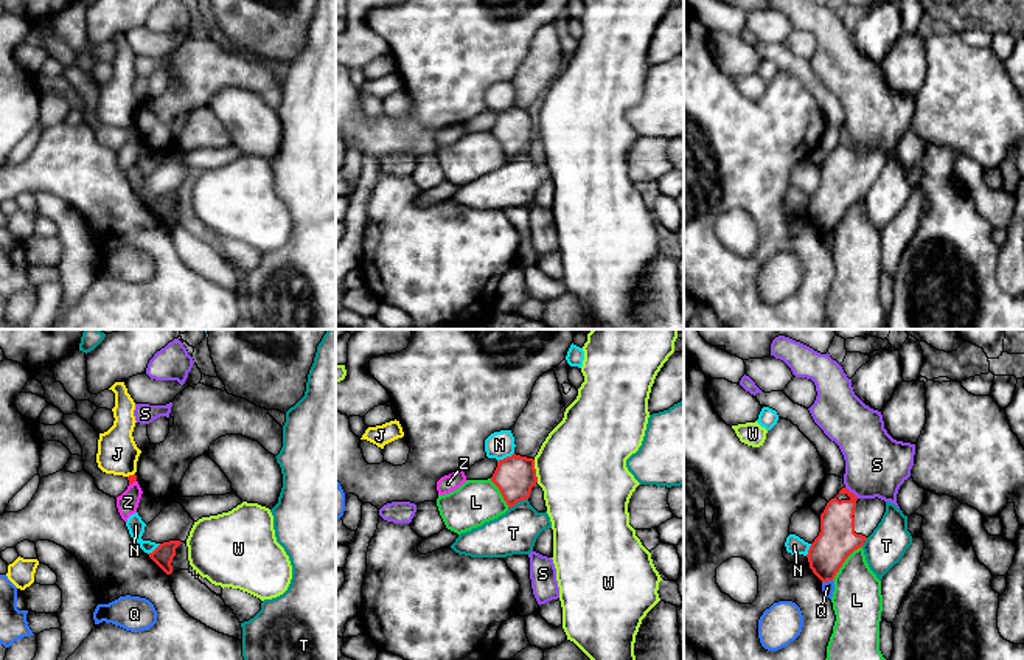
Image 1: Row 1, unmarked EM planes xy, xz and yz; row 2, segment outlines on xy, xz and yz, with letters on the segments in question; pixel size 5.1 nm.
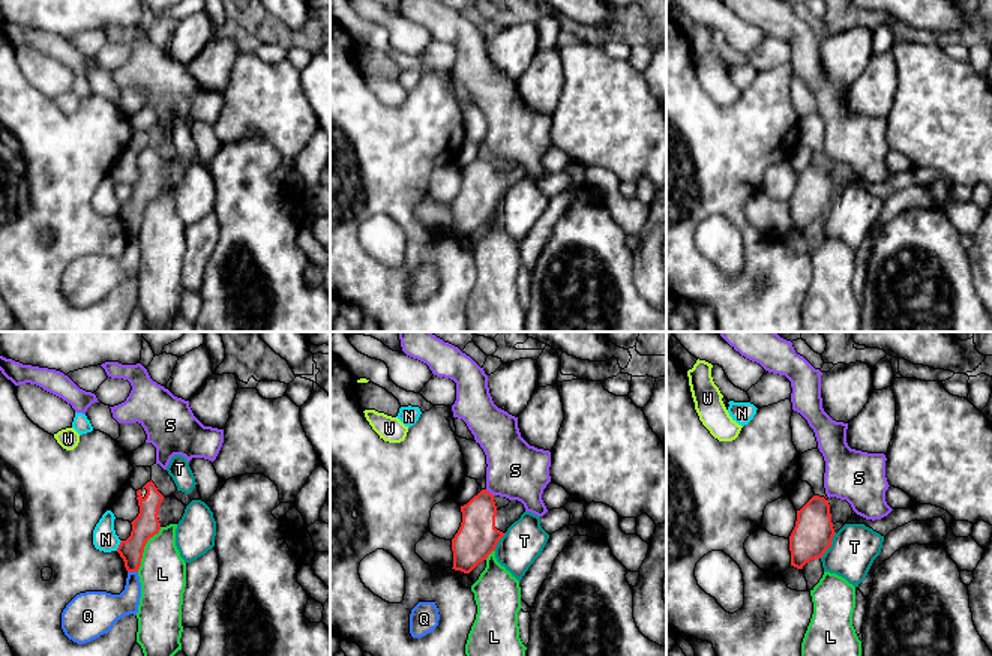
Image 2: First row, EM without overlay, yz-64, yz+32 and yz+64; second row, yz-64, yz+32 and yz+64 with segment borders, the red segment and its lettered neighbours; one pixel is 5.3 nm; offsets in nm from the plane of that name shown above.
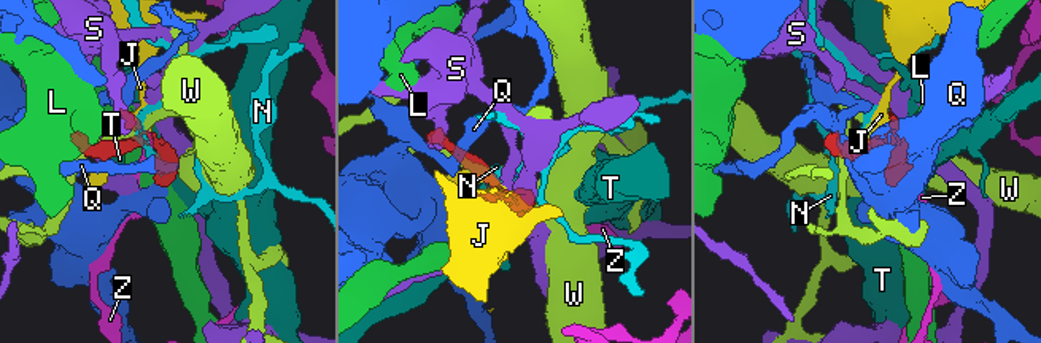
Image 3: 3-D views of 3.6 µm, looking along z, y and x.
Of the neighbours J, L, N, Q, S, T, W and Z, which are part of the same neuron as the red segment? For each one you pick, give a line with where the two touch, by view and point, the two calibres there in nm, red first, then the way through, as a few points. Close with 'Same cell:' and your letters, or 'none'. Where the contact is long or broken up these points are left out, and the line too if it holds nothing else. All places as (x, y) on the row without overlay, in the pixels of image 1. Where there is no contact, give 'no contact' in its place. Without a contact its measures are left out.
Same cell: none

